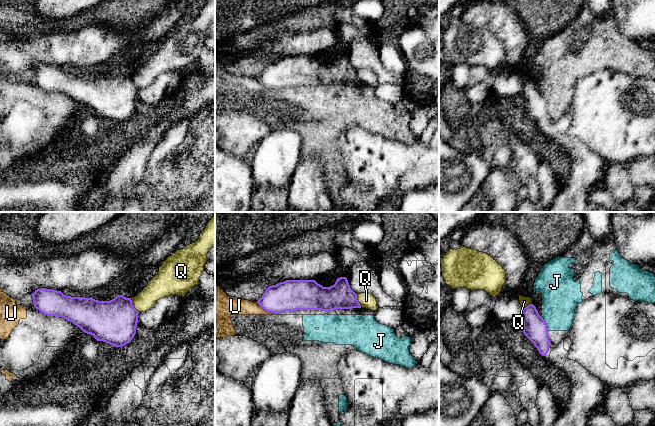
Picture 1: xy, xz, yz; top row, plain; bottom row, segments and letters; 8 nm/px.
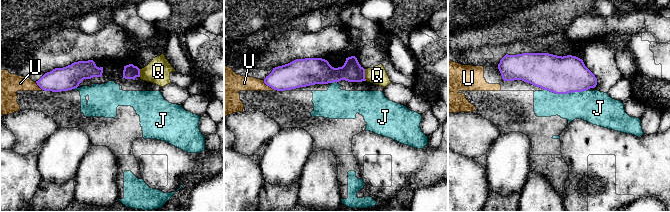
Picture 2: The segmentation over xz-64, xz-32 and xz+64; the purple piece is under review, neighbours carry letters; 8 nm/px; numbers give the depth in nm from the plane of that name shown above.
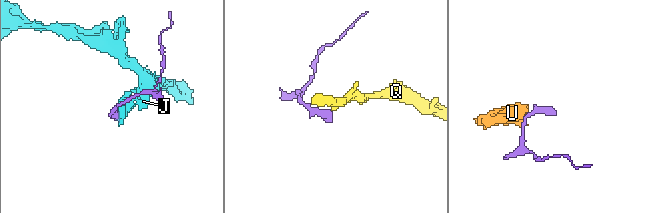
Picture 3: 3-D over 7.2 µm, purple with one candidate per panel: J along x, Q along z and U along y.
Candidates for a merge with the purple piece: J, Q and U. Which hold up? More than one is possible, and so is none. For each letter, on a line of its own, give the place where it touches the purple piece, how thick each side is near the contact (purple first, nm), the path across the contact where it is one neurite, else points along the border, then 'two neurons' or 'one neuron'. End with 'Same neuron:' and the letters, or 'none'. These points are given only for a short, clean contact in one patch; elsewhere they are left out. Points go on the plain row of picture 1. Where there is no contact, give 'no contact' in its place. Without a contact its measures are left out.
J: yz (546, 100) | 190/280 nm | two neurons
Q: xy (132, 81) | 340/170 nm | along xy (130, 74), (133, 83), (138, 88) | two neurons
U: xz (263, 84) | 260/140 nm | along xz (256, 78), (270, 89) | two neurons
Same neuron: none

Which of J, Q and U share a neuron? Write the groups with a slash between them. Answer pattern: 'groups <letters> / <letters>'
groups J U / Q

